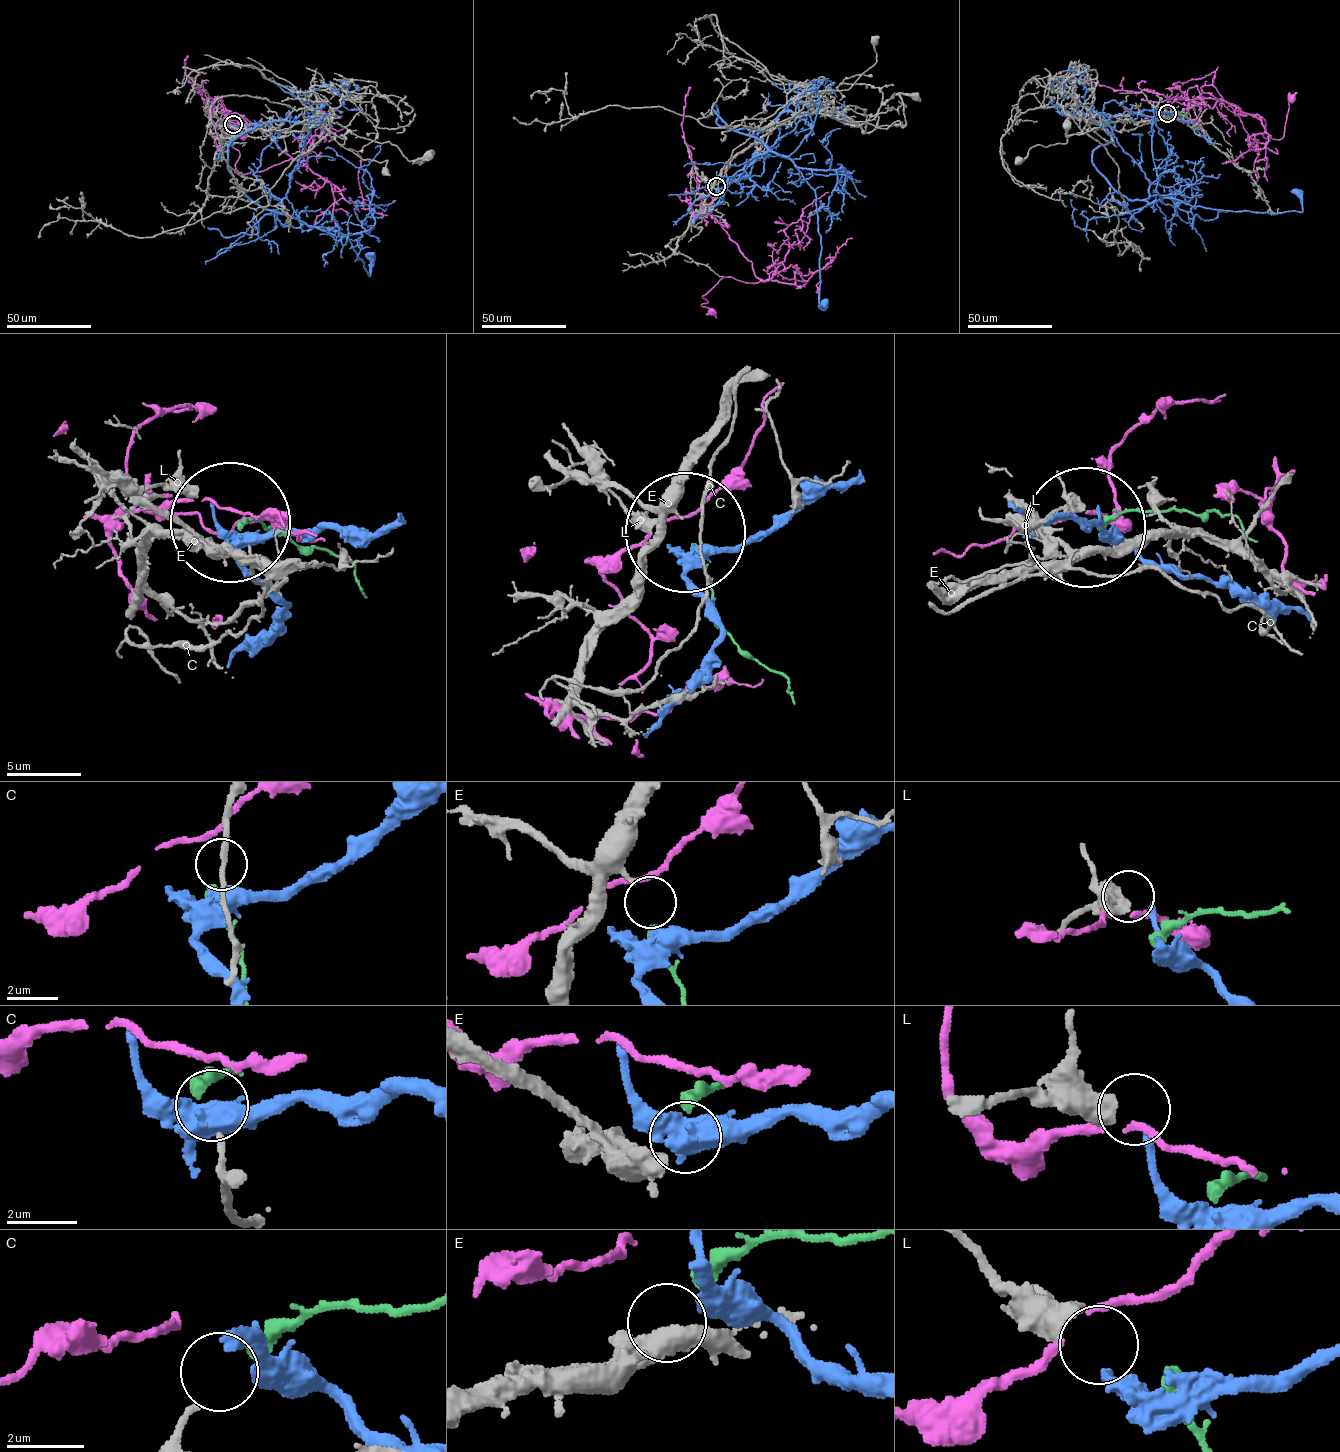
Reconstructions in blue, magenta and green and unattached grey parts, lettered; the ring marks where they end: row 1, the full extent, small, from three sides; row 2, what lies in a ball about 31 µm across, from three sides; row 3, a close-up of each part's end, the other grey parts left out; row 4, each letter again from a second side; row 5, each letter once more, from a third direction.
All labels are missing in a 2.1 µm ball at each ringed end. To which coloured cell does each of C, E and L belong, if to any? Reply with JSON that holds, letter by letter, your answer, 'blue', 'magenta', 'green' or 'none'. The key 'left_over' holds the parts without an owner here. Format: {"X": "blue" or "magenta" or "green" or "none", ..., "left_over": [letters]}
{"C": "green", "E": "none", "L": "blue", "left_over": ["E"]}

